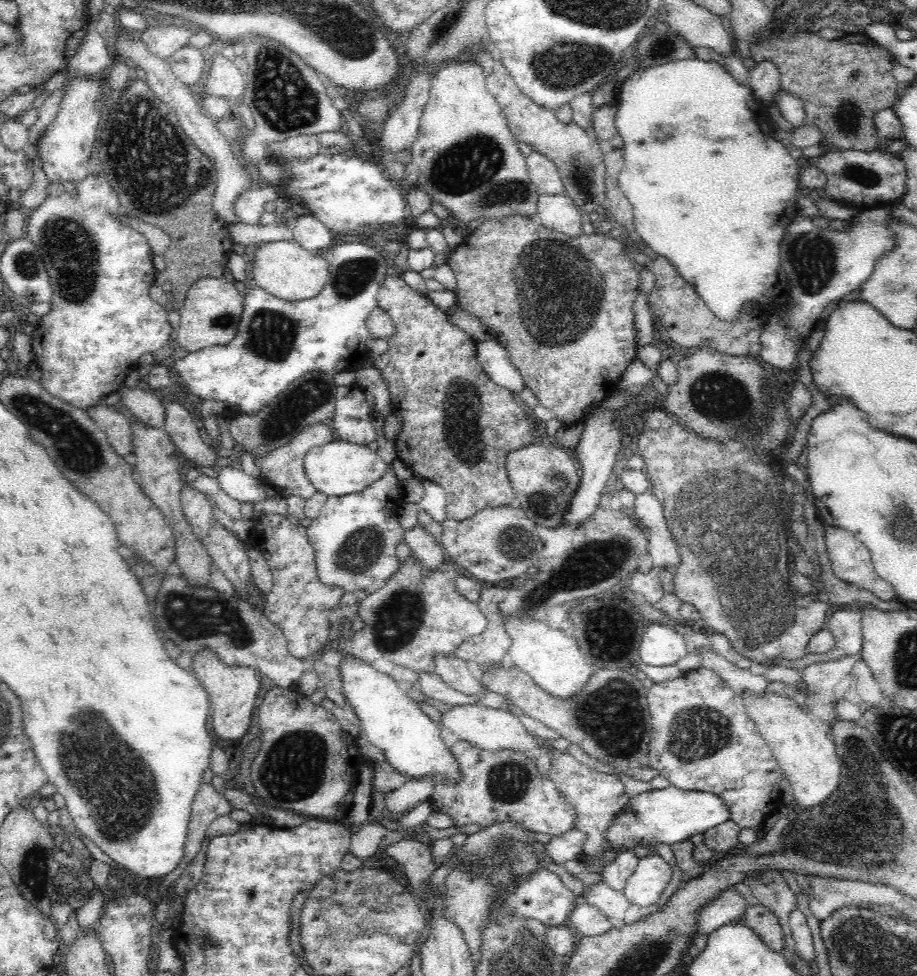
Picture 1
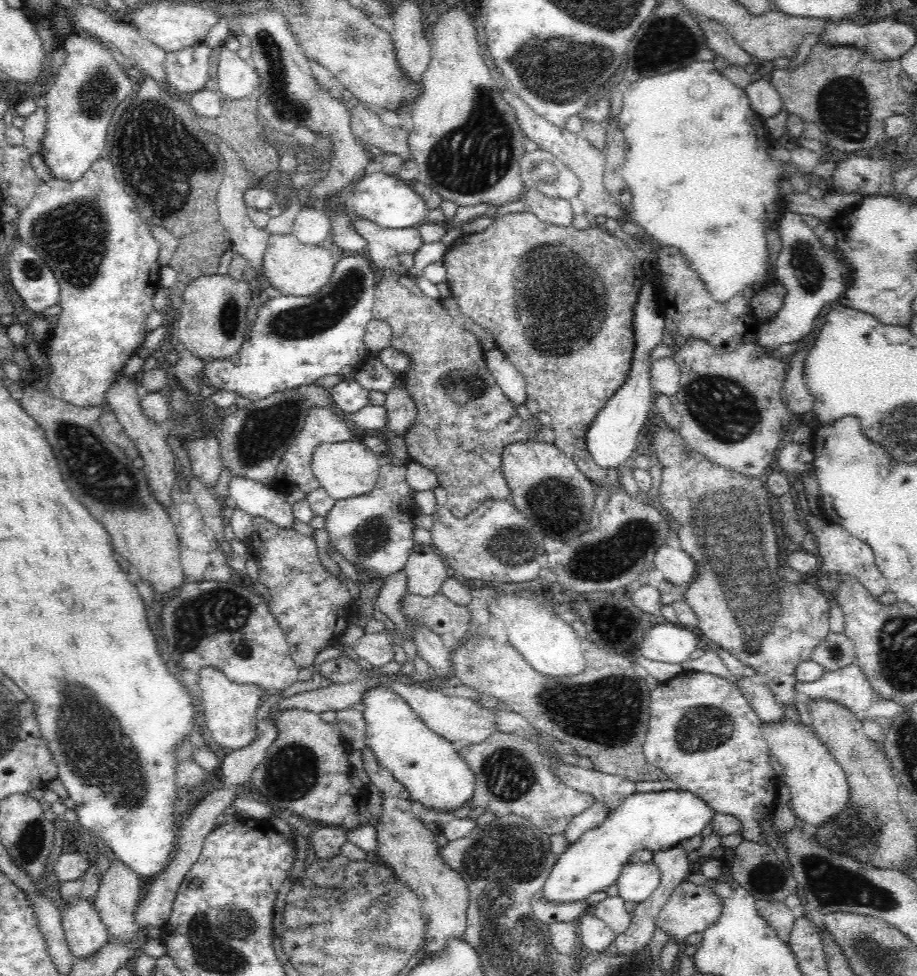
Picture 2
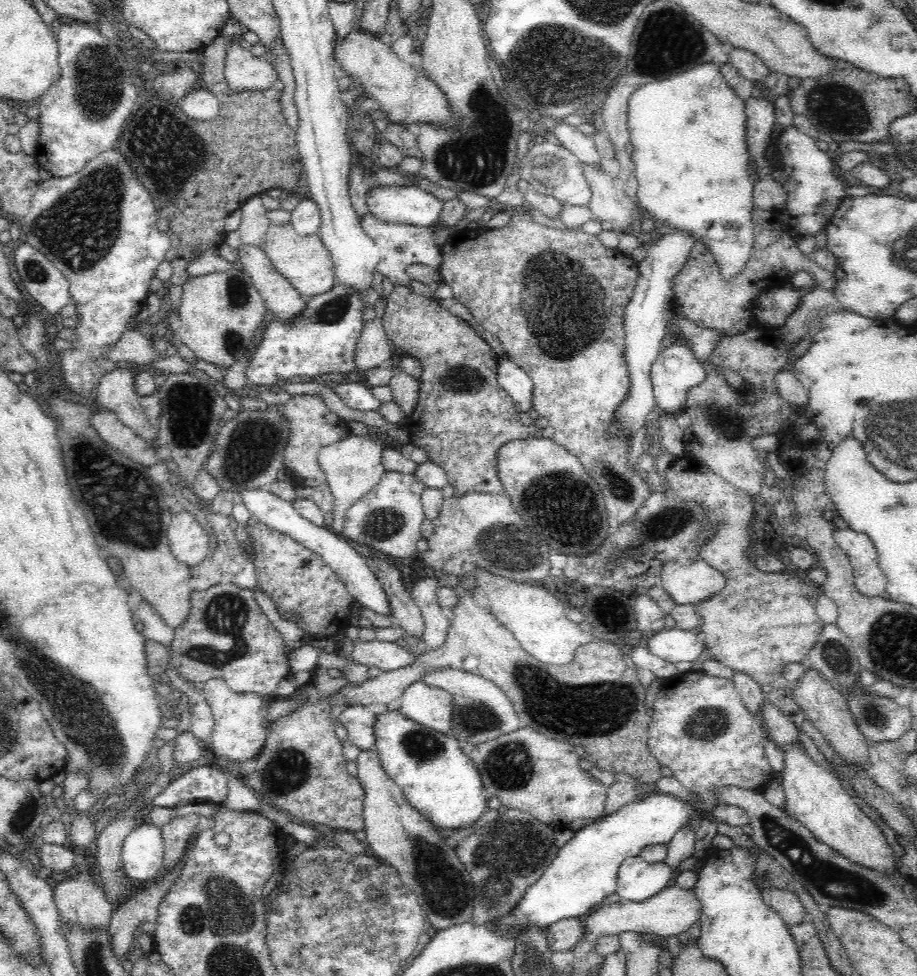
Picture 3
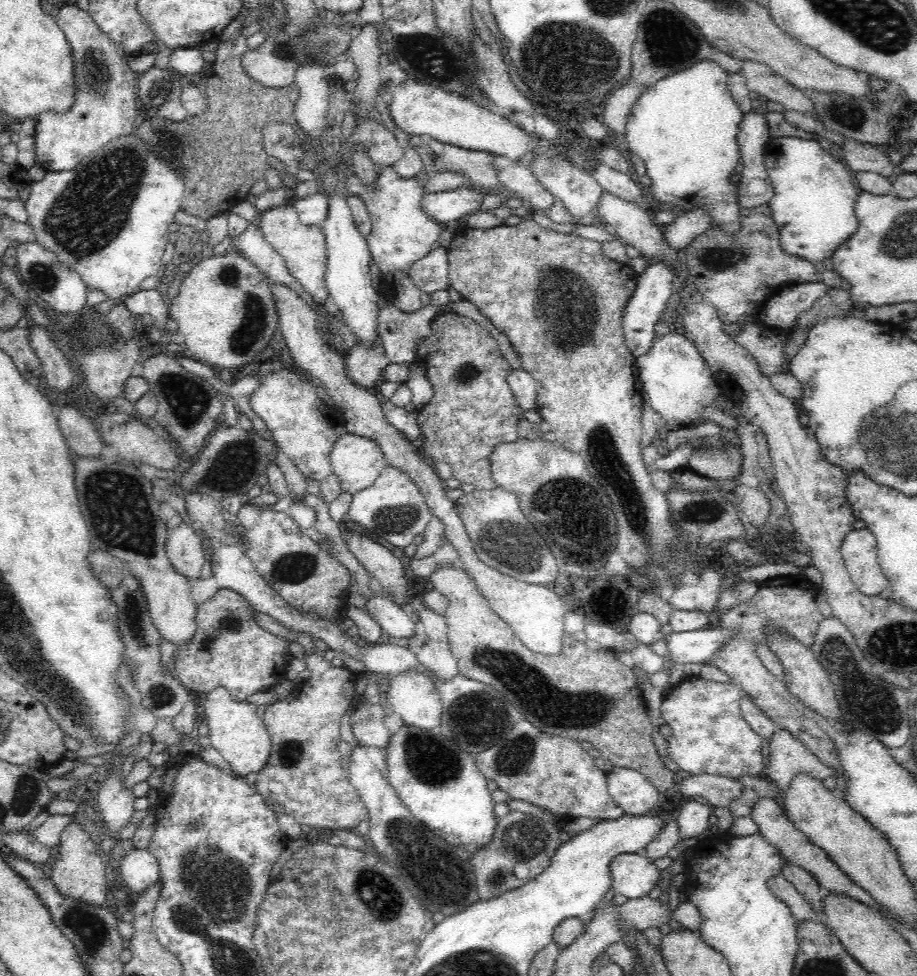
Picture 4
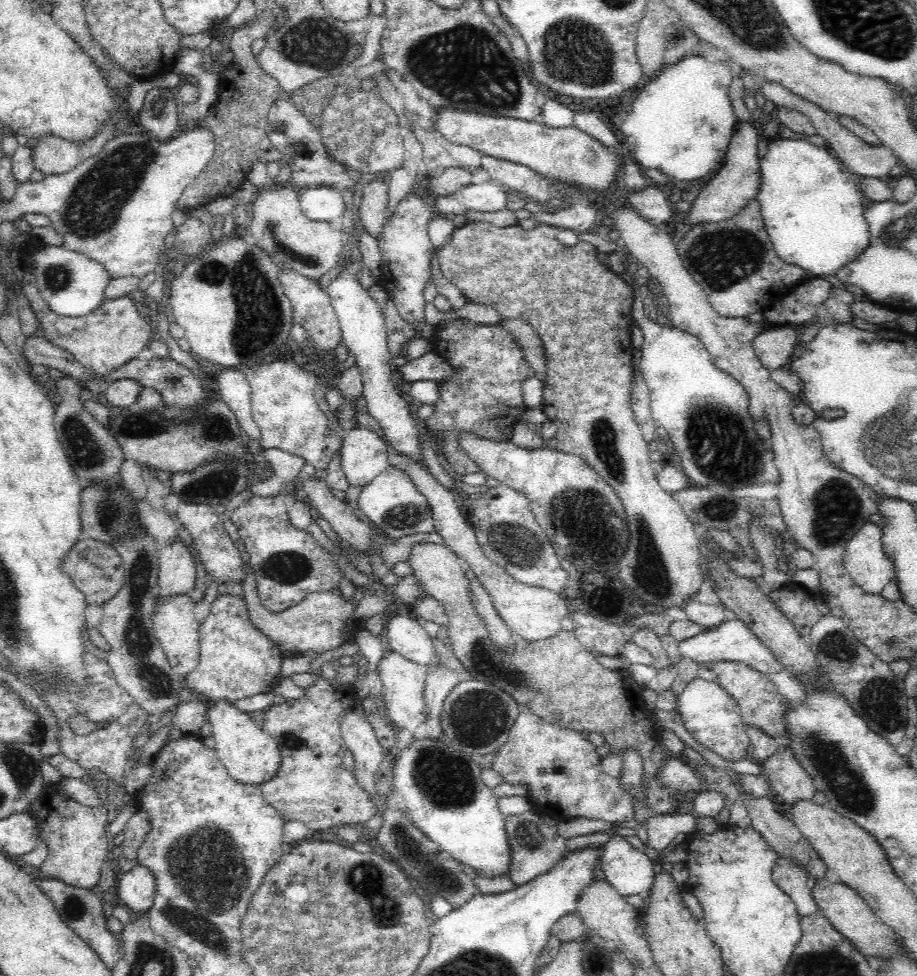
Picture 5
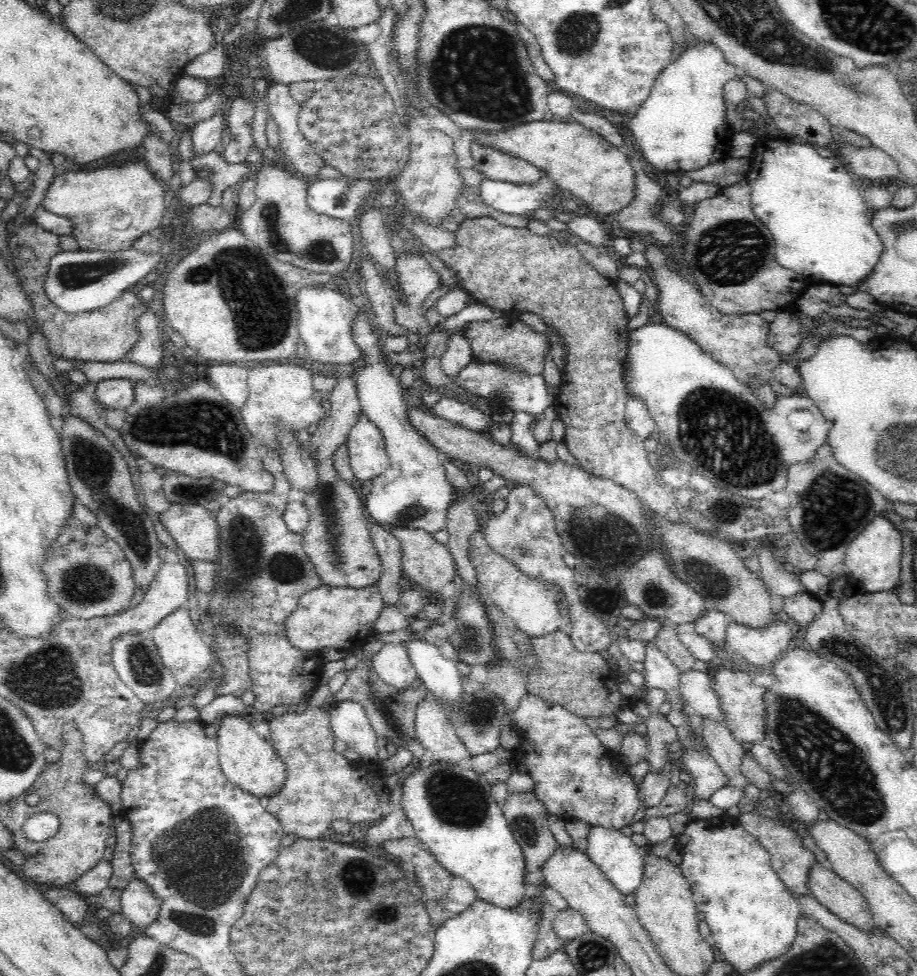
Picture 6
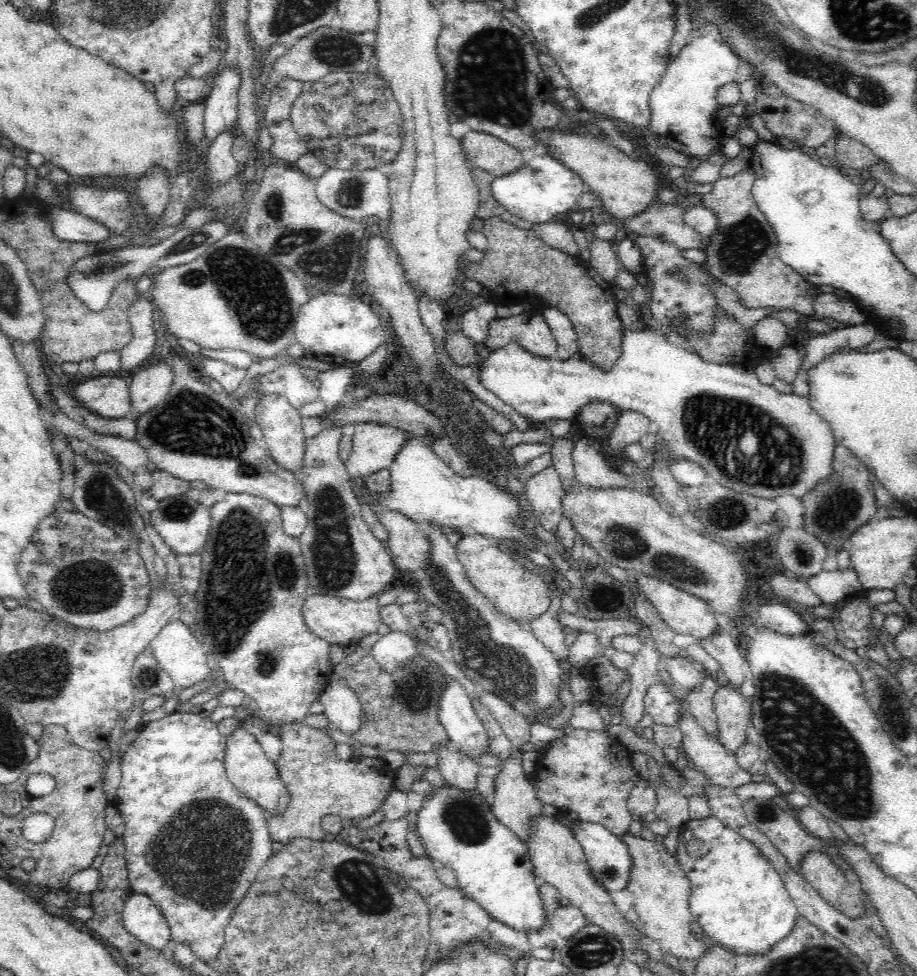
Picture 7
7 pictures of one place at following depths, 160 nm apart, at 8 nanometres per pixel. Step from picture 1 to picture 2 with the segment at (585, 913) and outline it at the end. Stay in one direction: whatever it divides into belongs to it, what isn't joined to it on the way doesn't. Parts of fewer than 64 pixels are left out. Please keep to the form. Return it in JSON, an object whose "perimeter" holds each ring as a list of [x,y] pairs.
{"perimeter":[[[586,913],[575,923],[579,945],[588,948],[592,953],[604,952],[614,940],[613,930],[596,915]]]}

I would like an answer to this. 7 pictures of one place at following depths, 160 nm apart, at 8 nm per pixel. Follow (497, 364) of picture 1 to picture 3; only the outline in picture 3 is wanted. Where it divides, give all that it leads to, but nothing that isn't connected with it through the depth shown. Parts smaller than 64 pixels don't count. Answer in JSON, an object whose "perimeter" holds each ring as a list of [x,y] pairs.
{"perimeter":[[[500,355],[496,374],[499,385],[510,395],[519,413],[532,407],[532,379],[512,360]]]}

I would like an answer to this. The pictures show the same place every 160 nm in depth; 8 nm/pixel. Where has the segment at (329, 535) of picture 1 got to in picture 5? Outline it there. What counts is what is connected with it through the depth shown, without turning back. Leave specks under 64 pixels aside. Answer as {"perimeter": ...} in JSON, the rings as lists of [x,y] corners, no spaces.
{"perimeter":[[[392,466],[376,476],[368,486],[362,487],[357,504],[364,515],[391,538],[399,539],[416,533],[433,532],[435,528],[426,498],[420,494],[404,472]]]}

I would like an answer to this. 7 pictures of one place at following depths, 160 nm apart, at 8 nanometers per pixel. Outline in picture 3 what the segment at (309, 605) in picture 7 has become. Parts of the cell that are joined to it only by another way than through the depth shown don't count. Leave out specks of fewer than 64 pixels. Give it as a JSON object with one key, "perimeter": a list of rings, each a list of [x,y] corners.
{"perimeter":[[[318,666],[312,683],[301,686],[292,694],[292,697],[305,698],[309,703],[273,722],[254,771],[244,778],[259,802],[279,808],[294,821],[330,832],[337,829],[353,832],[365,827],[365,790],[360,781],[348,773],[342,741],[335,734],[336,722],[330,719],[332,705],[324,699],[346,682],[344,676],[331,678],[326,669]]]}

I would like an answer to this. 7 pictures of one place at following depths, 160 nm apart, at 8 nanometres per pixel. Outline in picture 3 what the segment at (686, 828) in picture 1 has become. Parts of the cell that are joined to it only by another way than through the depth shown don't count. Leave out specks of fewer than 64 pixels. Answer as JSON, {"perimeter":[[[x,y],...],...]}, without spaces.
{"perimeter":[[[650,790],[640,800],[626,802],[624,806],[613,812],[610,816],[590,821],[580,830],[575,831],[575,836],[557,852],[552,864],[544,871],[544,874],[528,888],[527,893],[519,900],[519,903],[511,910],[511,913],[501,918],[501,922],[508,927],[516,927],[518,930],[526,930],[527,927],[540,927],[545,929],[559,920],[565,918],[577,918],[596,906],[601,900],[612,894],[617,889],[617,874],[620,865],[630,857],[640,854],[648,845],[662,844],[666,846],[678,831],[686,828],[696,828],[701,812],[692,804],[674,795]]]}

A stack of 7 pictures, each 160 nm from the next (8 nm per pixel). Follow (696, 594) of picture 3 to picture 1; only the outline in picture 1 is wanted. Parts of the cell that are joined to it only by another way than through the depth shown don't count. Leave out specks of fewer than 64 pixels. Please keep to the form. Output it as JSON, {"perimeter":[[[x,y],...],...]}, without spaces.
{"perimeter":[[[650,489],[634,498],[634,518],[645,530],[647,551],[653,558],[653,566],[665,568],[673,575],[678,564],[678,547],[663,518],[663,507]]]}

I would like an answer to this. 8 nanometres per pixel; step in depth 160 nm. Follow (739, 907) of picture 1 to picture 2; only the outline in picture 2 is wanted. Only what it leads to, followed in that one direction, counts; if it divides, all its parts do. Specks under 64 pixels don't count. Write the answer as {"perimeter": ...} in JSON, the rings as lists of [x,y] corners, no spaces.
{"perimeter":[[[684,880],[674,889],[663,910],[658,913],[656,926],[664,930],[668,937],[683,942],[690,934],[704,933],[706,928],[715,924],[722,914],[722,907],[722,901],[713,890],[707,888],[706,884],[697,885]]]}

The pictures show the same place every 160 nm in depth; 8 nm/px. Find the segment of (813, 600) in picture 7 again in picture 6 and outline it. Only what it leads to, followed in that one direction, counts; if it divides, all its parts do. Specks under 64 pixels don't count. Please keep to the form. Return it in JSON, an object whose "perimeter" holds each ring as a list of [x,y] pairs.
{"perimeter":[[[766,548],[760,554],[761,572],[759,576],[770,595],[782,596],[786,599],[797,593],[807,593],[800,580],[794,579],[786,564],[777,562],[774,554]]]}

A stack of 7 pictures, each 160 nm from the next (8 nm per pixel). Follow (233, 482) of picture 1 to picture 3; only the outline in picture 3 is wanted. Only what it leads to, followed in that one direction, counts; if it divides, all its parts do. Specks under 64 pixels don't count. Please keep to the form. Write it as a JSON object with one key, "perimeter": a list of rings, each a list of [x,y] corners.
{"perimeter":[[[268,488],[242,490],[240,494],[236,495],[236,498],[237,501],[244,503],[251,517],[256,518],[272,530],[280,531],[280,533],[292,537],[296,542],[303,544],[322,558],[330,568],[333,568],[340,581],[346,586],[348,593],[357,602],[368,606],[370,610],[374,610],[378,614],[391,613],[385,591],[382,589],[381,583],[377,580],[377,576],[372,568],[368,565],[367,559],[352,549],[343,536],[336,536],[336,533],[333,533],[331,530],[329,532],[325,527],[315,526],[296,512],[293,502],[282,500],[282,498],[276,496]]]}

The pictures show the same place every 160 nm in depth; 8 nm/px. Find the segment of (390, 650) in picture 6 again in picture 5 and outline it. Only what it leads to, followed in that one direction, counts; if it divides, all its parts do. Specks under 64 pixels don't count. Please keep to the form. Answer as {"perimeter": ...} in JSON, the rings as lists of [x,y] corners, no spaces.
{"perimeter":[[[387,651],[379,660],[377,669],[380,681],[382,681],[383,713],[386,714],[391,725],[396,730],[406,728],[413,733],[415,739],[427,737],[432,732],[432,728],[424,725],[429,713],[425,700],[423,700],[426,668],[394,651]]]}

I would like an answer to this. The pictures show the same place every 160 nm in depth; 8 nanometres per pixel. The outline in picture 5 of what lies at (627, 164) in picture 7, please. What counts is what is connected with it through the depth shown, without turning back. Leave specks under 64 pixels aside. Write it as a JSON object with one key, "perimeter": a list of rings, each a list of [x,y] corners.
{"perimeter":[[[438,109],[435,112],[434,131],[446,141],[469,146],[484,155],[500,160],[515,161],[543,174],[553,181],[561,180],[579,188],[604,194],[616,180],[620,163],[614,154],[588,134],[576,127],[550,128],[537,121],[525,121],[502,116],[486,116],[470,111]]]}

